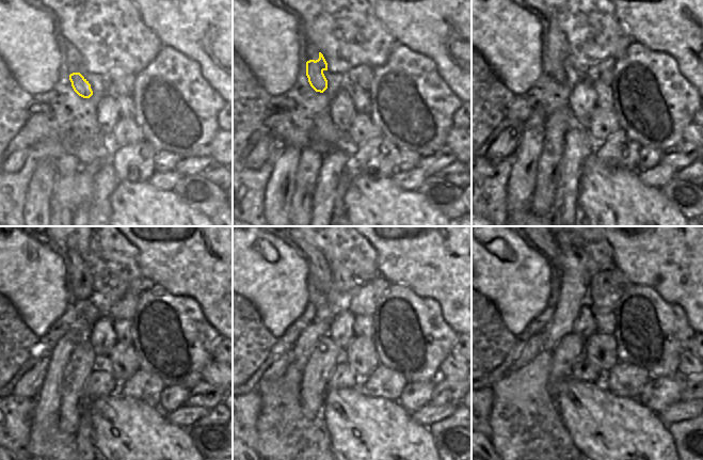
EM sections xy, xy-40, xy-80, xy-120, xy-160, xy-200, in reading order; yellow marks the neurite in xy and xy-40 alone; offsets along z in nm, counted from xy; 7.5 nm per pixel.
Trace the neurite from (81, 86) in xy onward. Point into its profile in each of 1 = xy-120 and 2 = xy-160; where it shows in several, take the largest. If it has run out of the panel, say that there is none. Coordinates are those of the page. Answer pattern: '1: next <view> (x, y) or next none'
1: next xy-120 (85, 278)
2: next xy-160 (315, 257)

